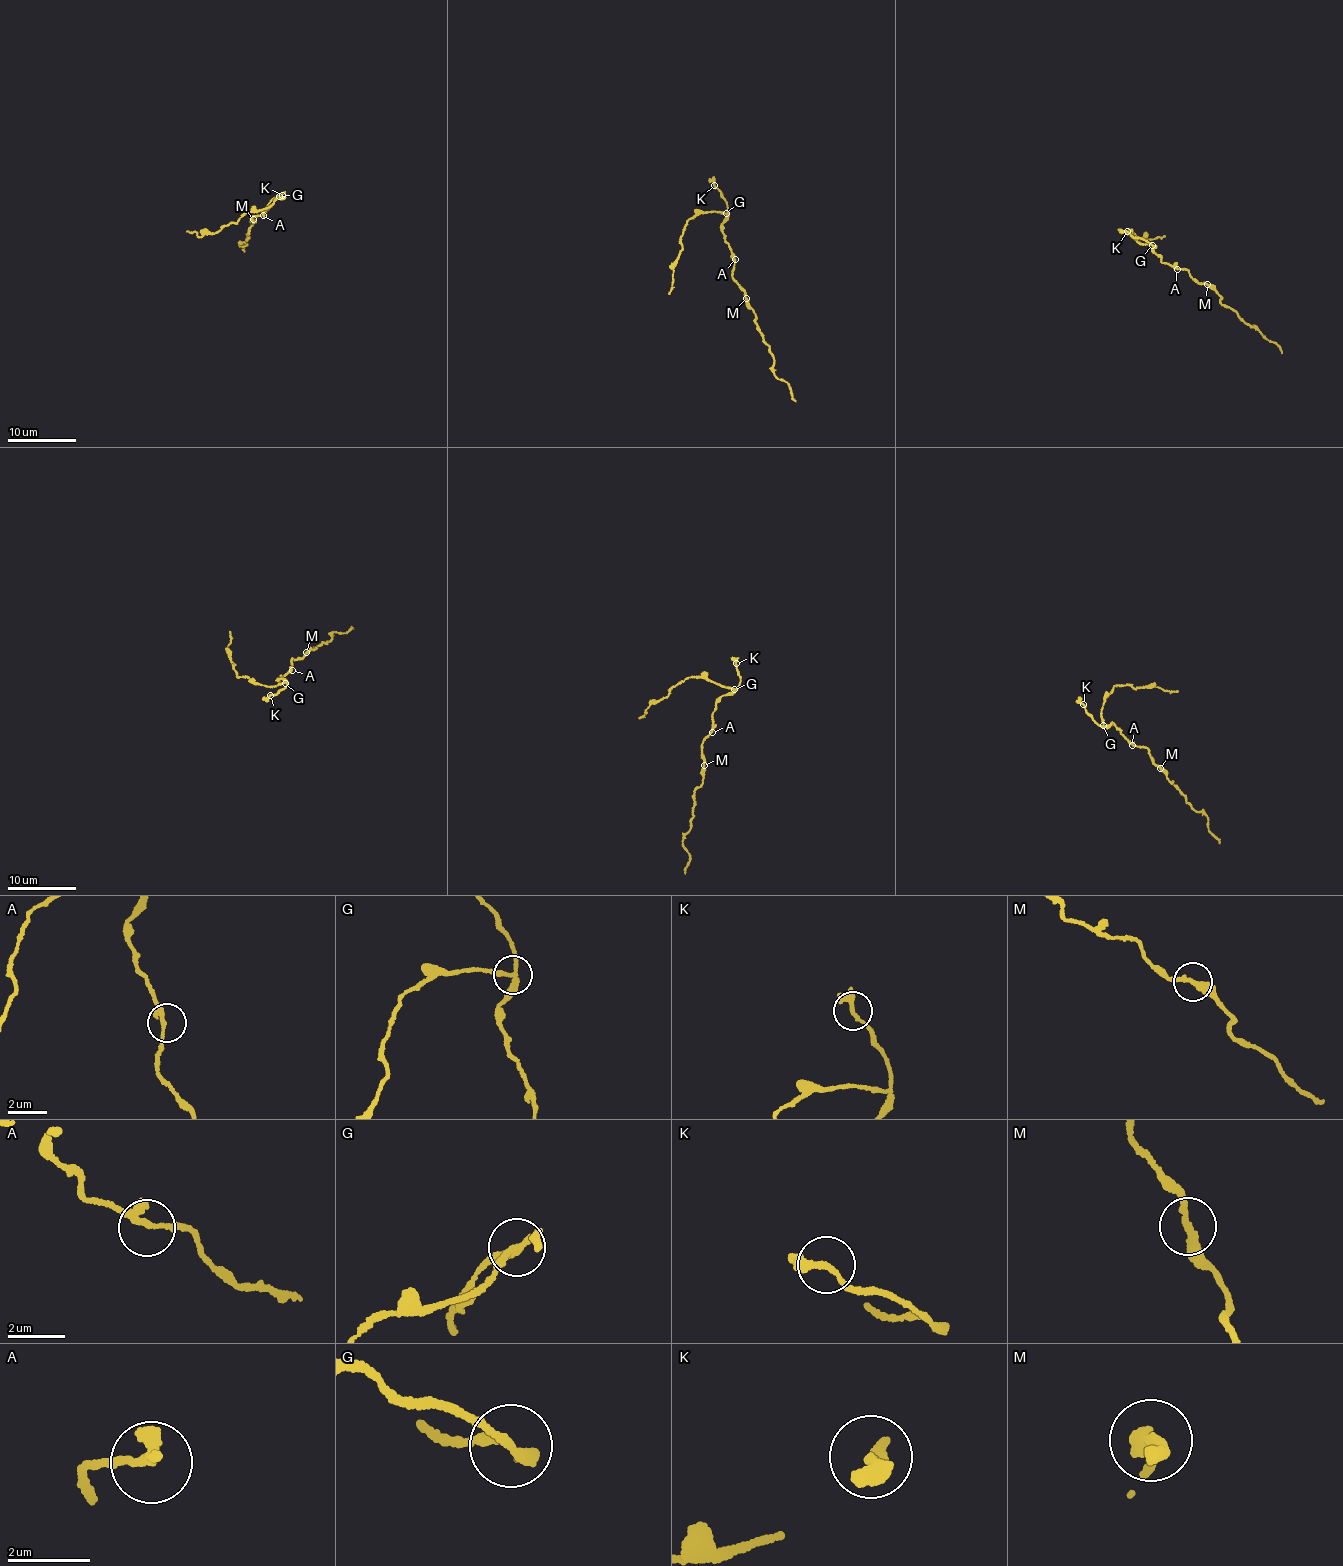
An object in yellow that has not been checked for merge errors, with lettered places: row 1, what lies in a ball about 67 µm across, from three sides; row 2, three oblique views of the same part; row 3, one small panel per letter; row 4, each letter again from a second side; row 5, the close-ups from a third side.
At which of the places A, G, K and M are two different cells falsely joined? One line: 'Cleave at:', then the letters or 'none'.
Cleave at: G

